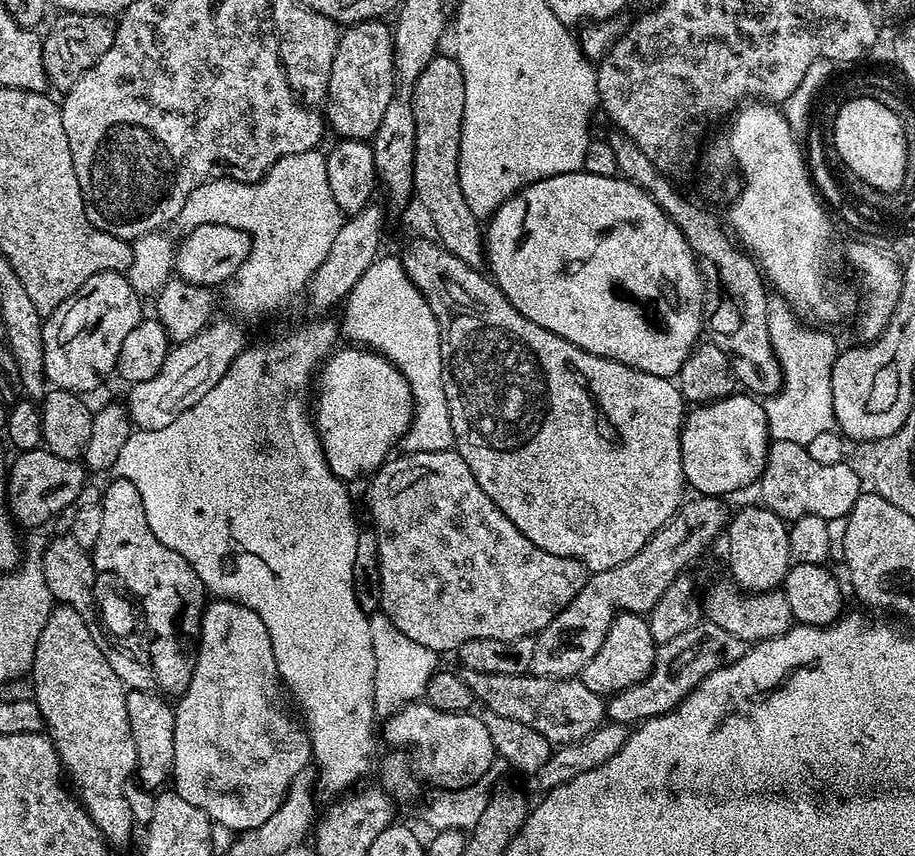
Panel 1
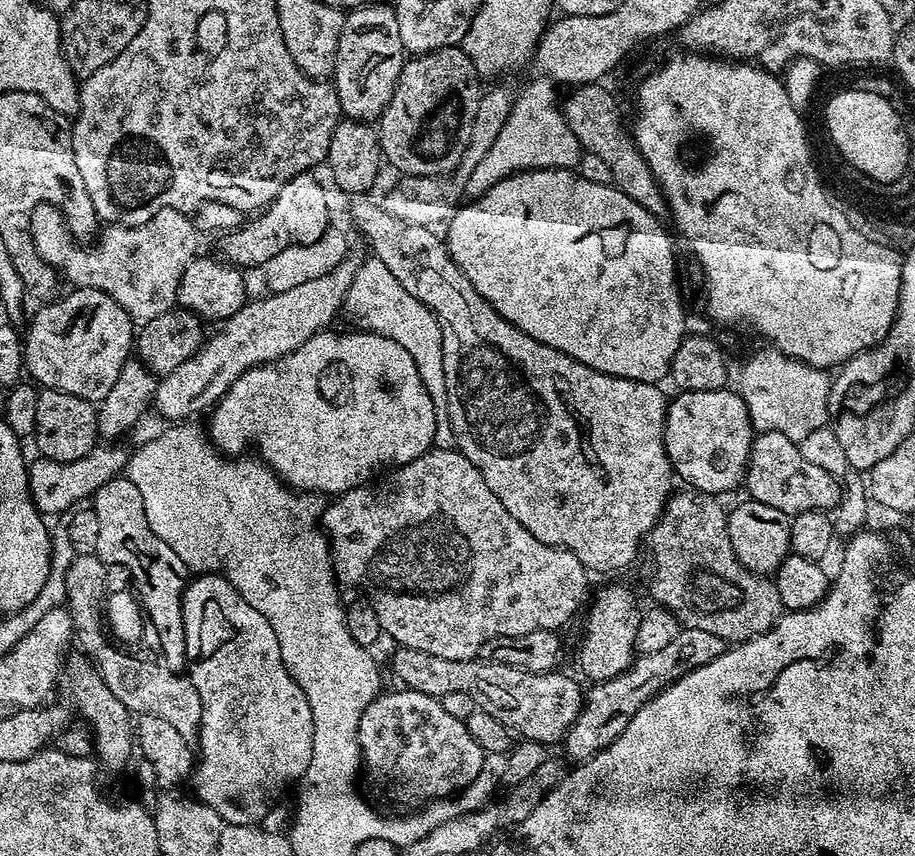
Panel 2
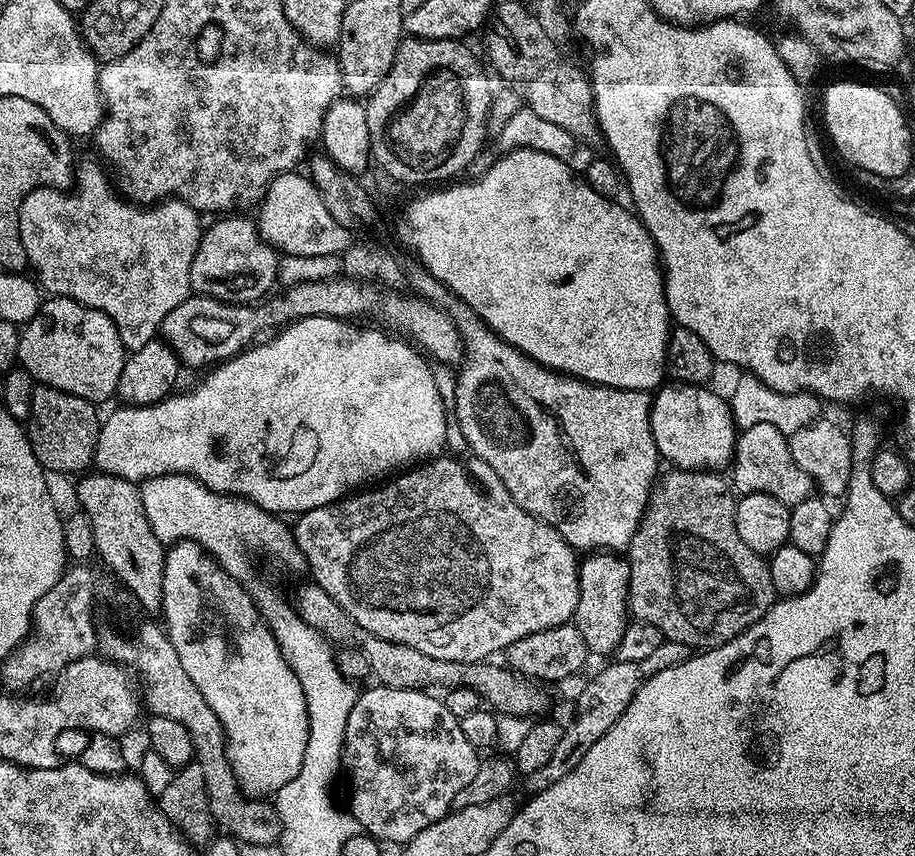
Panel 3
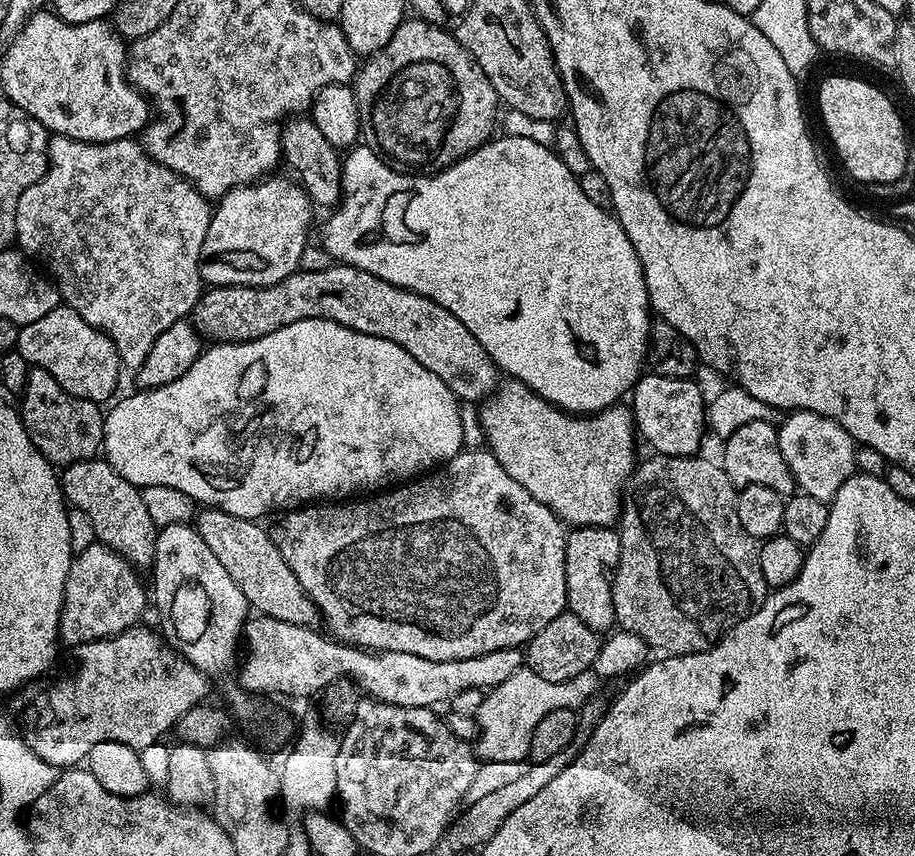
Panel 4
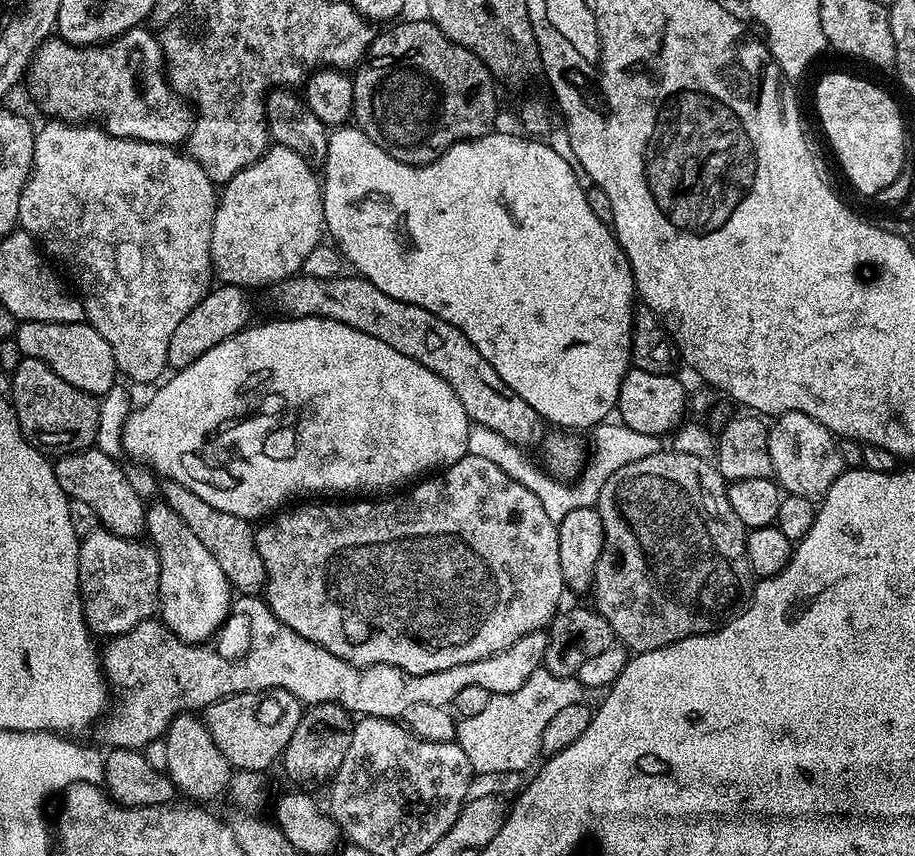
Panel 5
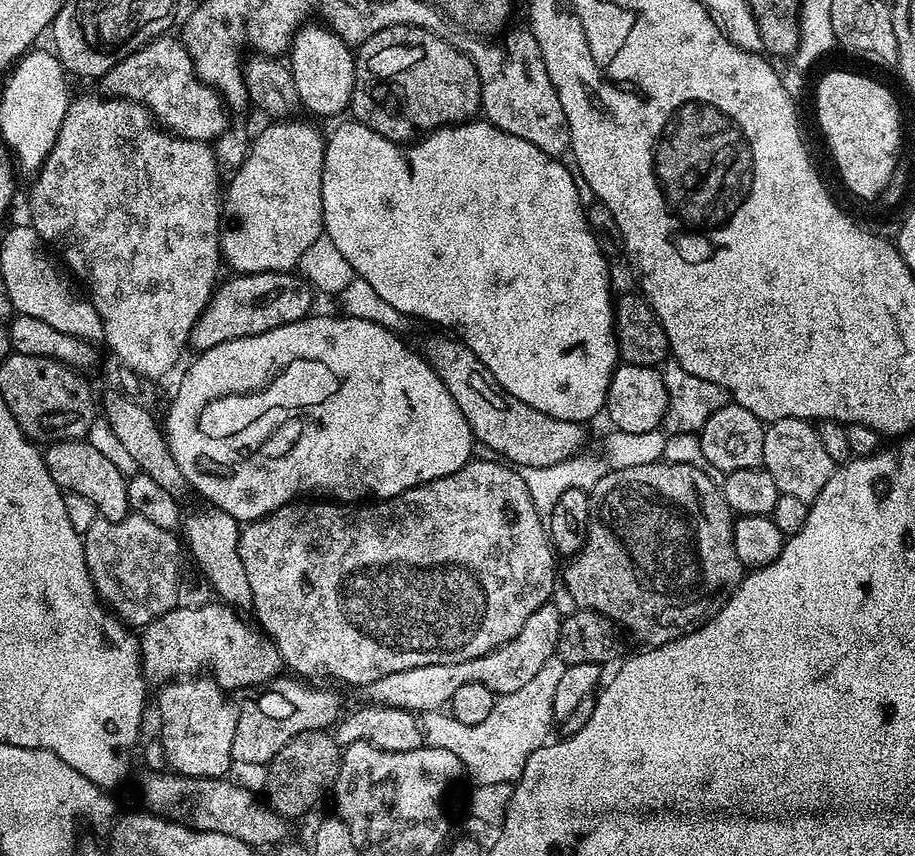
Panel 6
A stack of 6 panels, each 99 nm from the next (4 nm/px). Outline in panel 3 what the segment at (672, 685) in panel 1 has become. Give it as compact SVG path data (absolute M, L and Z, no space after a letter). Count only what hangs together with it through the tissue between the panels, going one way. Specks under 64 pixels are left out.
M664 639L658 646L658 650L653 650L647 658L642 658L642 662L616 660L608 662L612 664L606 665L601 672L594 673L592 677L589 675L584 681L582 694L578 694L578 698L574 701L576 713L573 714L572 721L567 721L554 755L550 757L550 762L546 762L542 770L534 770L523 777L524 788L528 794L546 790L554 782L558 782L558 778L566 778L566 774L570 774L570 770L574 770L574 766L582 762L586 750L590 750L590 746L594 746L594 742L598 742L598 738L602 738L602 734L606 734L606 730L610 730L610 726L614 726L614 722L622 718L634 694L638 694L640 685L654 678L654 674L662 670L670 670L670 666L678 666L682 661L687 660L689 655L689 648L682 642Z

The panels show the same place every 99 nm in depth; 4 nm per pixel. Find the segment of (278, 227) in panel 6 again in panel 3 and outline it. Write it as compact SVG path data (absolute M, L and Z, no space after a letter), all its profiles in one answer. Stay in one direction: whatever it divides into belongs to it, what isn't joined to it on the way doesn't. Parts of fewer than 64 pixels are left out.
M228 214L217 220L220 220L217 224L212 224L209 228L207 225L203 229L200 245L194 254L194 262L190 266L192 292L215 300L224 300L227 304L252 304L263 301L273 291L272 283L277 283L281 257L269 241L260 237L255 219L247 220L244 214Z

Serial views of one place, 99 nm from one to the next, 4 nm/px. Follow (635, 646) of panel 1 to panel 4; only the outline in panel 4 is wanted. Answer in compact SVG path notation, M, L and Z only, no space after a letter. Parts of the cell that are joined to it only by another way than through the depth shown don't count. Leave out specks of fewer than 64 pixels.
M573 527L567 533L564 549L566 550L567 611L582 618L582 622L586 622L586 626L590 626L595 632L607 633L616 624L611 575L620 557L619 531L615 527Z

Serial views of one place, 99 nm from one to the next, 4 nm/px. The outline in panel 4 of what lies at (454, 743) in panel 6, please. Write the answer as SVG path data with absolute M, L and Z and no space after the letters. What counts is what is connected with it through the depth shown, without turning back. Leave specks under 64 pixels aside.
M522 666L506 682L491 689L485 695L482 706L476 715L477 733L474 751L481 761L490 762L524 762L528 760L530 750L530 734L534 734L534 726L550 714L550 710L559 708L579 709L581 704L593 699L598 677L589 670L570 678L566 682L546 682L546 678L538 678Z

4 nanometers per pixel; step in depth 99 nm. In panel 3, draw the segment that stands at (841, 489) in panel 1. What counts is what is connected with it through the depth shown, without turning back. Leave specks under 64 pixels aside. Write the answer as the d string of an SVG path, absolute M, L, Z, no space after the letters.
M758 422L758 426L743 429L736 437L736 449L730 465L730 484L740 496L746 494L770 494L770 498L778 498L778 502L794 505L813 495L812 480L794 462L792 452L788 449L789 437L778 426L770 426L766 422Z

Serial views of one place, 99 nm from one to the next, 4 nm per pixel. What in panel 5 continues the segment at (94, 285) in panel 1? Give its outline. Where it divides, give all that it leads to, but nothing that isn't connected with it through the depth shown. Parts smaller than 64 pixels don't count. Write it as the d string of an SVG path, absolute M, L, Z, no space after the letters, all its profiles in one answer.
M26 320L17 327L14 339L21 357L29 356L38 358L38 362L46 362L46 366L50 366L58 378L70 382L70 386L78 386L78 390L94 397L103 398L118 381L110 342L106 342L106 338L102 338L102 334L98 334L98 330L94 330L87 322L67 324Z

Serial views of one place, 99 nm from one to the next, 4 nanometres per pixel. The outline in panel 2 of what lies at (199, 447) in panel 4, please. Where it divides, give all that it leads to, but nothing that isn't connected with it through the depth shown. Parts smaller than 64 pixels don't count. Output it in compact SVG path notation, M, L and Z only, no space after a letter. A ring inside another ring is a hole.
M359 330L336 331L319 332L276 363L243 372L228 387L228 393L210 412L210 439L225 457L239 457L247 453L248 444L253 444L260 451L259 459L289 489L339 494L369 483L385 470L409 464L433 447L436 411L414 358L385 336ZM100 442L90 450L90 454L86 454L86 458L65 464L43 458L31 461L28 464L28 489L32 501L36 503L36 509L42 514L67 513L73 506L87 501L84 500L87 496L88 499L95 497L99 488L106 486L106 482L117 479L128 467L129 449L119 448L120 446L116 442Z

